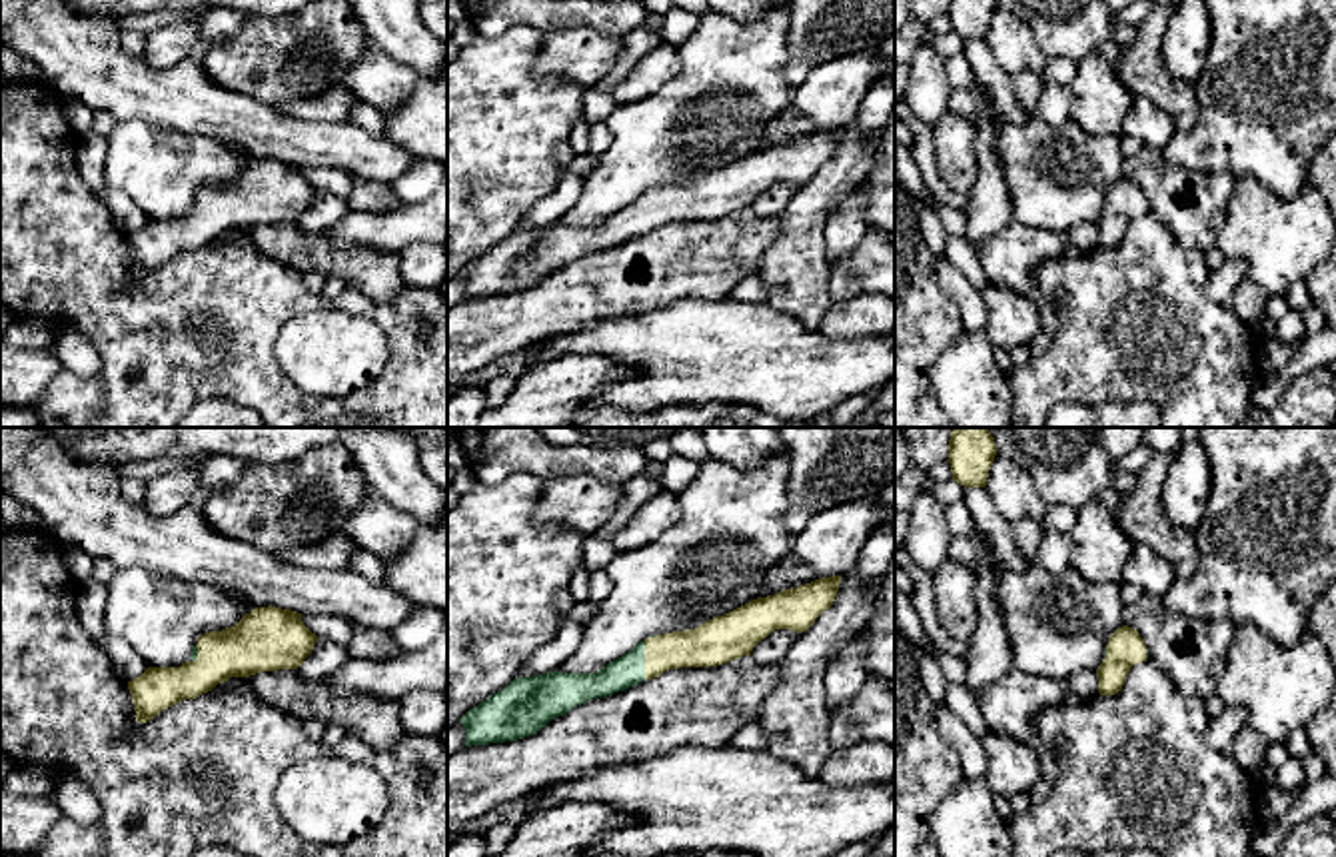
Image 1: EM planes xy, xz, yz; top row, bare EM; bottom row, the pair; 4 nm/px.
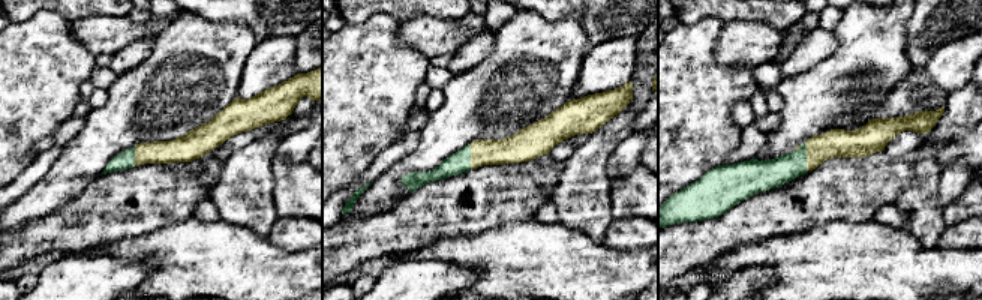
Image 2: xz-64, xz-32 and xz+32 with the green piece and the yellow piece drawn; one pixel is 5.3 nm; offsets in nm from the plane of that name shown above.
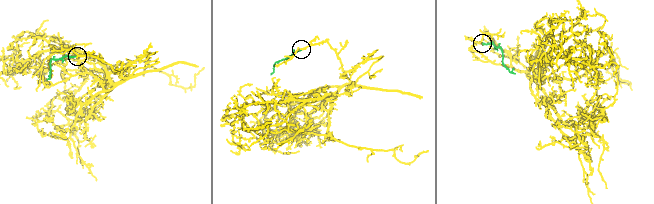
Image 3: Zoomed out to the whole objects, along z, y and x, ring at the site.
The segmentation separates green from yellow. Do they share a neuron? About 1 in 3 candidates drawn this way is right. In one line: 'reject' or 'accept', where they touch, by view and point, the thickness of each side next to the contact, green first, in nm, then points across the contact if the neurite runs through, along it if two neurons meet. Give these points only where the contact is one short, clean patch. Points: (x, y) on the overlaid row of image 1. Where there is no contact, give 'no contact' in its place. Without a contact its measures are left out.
accept; meets green in xz at (644, 660); 130 nm thick on the green side, 160 nm on the other; runs through xz (628, 670), (644, 660), (662, 652), (703, 646)

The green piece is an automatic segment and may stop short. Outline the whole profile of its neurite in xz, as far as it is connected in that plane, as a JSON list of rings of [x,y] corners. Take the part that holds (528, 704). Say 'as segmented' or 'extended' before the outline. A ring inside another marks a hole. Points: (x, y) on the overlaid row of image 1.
extended; [[[841,575],[821,577],[757,597],[695,629],[647,637],[595,673],[549,671],[515,677],[459,717],[465,727],[465,747],[529,737],[581,703],[629,689],[669,669],[717,667],[751,655],[753,647],[775,629],[803,633],[833,605],[839,583]]]

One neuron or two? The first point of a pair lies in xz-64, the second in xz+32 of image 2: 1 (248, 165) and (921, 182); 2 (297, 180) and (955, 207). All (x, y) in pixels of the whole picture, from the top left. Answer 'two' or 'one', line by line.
1: one
2: one

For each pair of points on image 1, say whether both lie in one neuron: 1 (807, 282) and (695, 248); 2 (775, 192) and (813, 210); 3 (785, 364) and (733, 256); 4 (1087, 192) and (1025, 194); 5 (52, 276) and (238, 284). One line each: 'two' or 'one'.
1: two
2: two
3: two
4: one
5: one

